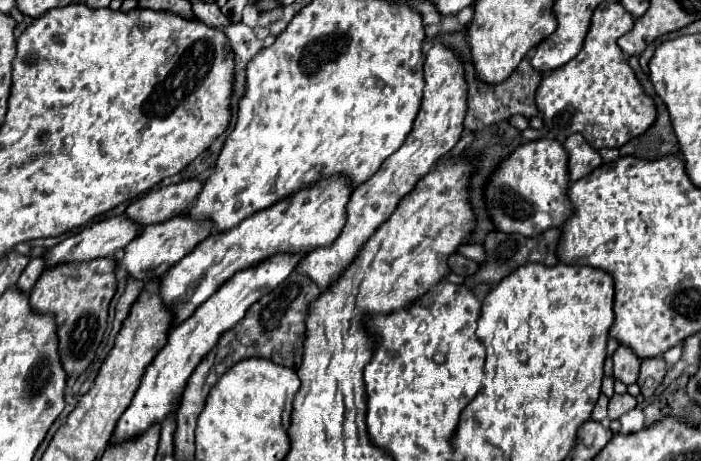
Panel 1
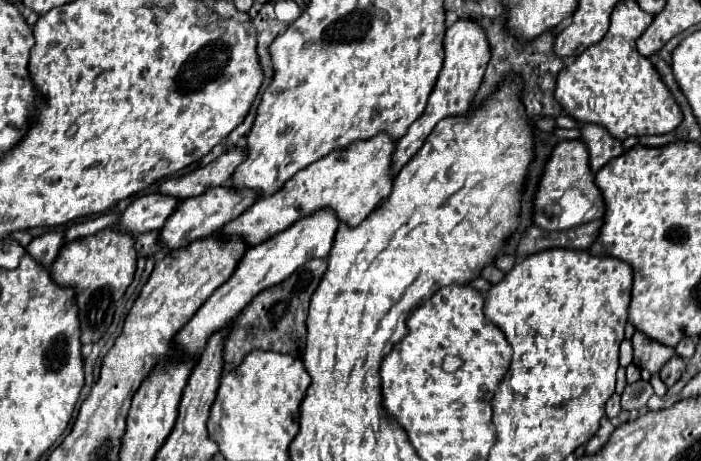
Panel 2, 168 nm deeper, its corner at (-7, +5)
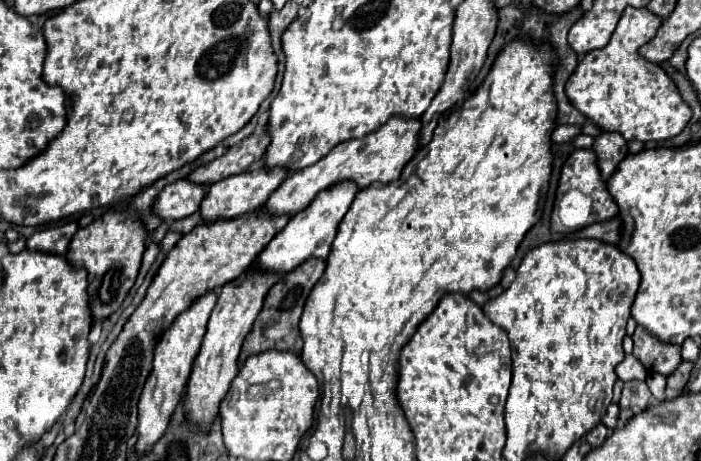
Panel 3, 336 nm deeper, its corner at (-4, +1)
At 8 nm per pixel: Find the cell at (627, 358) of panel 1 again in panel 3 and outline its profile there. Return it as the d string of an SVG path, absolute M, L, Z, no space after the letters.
M642 326L636 328L632 340L634 340L634 356L642 362L642 366L648 372L658 372L658 374L668 376L682 362L680 346L664 344L656 340Z

